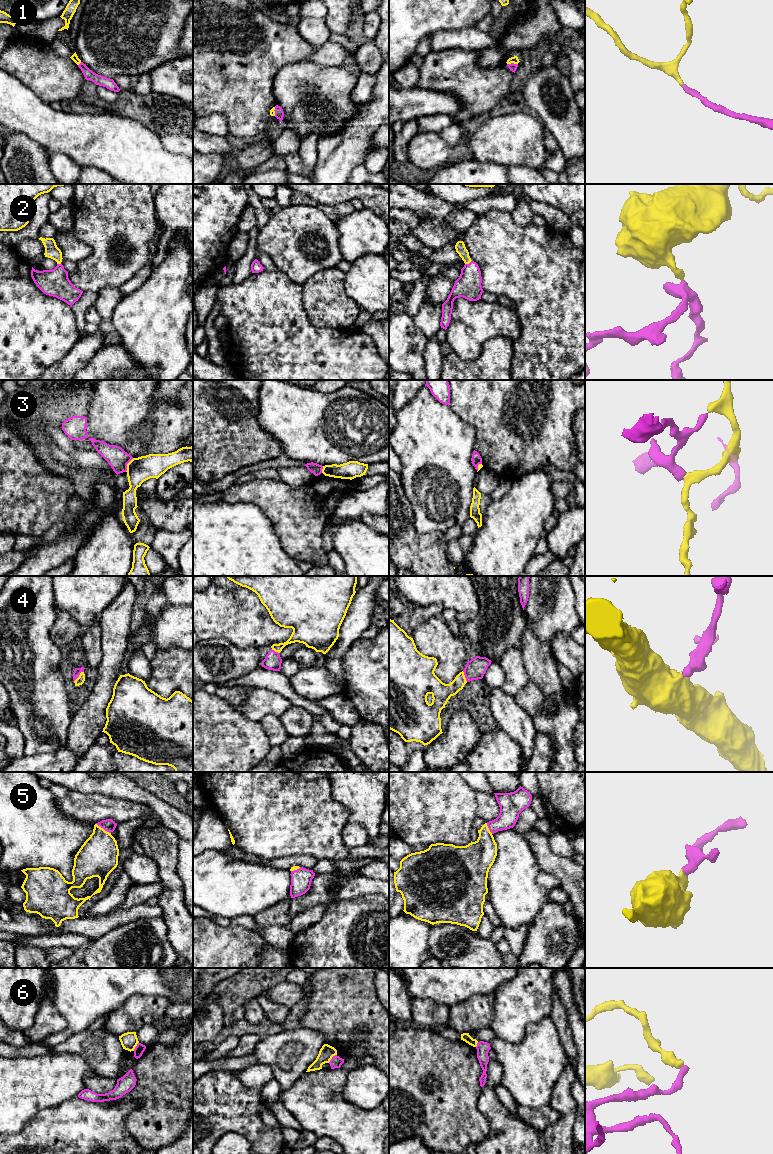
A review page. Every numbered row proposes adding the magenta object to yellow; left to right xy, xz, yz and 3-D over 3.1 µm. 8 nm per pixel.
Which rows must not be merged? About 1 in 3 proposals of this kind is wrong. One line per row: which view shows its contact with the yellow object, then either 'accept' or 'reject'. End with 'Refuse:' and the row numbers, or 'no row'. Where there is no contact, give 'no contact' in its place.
1: contact in yz; accept
2: contact in yz; accept
3: contact in xy; reject
4: contact in xy; accept
5: contact in xy; accept
6: contact in xz; reject
Refuse: 3, 6

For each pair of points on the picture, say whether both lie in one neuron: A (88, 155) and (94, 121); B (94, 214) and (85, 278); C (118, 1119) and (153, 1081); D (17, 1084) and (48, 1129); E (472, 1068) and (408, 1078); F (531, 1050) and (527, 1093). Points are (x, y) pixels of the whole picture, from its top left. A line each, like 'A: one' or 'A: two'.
A: one
B: one
C: two
D: two
E: one
F: one

